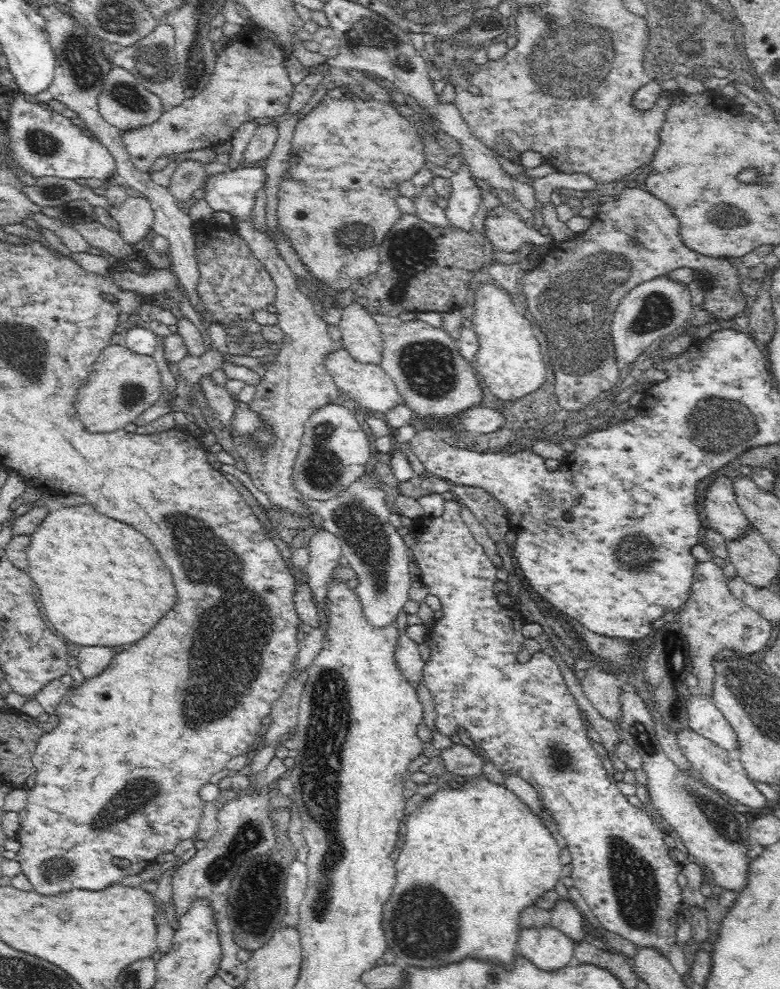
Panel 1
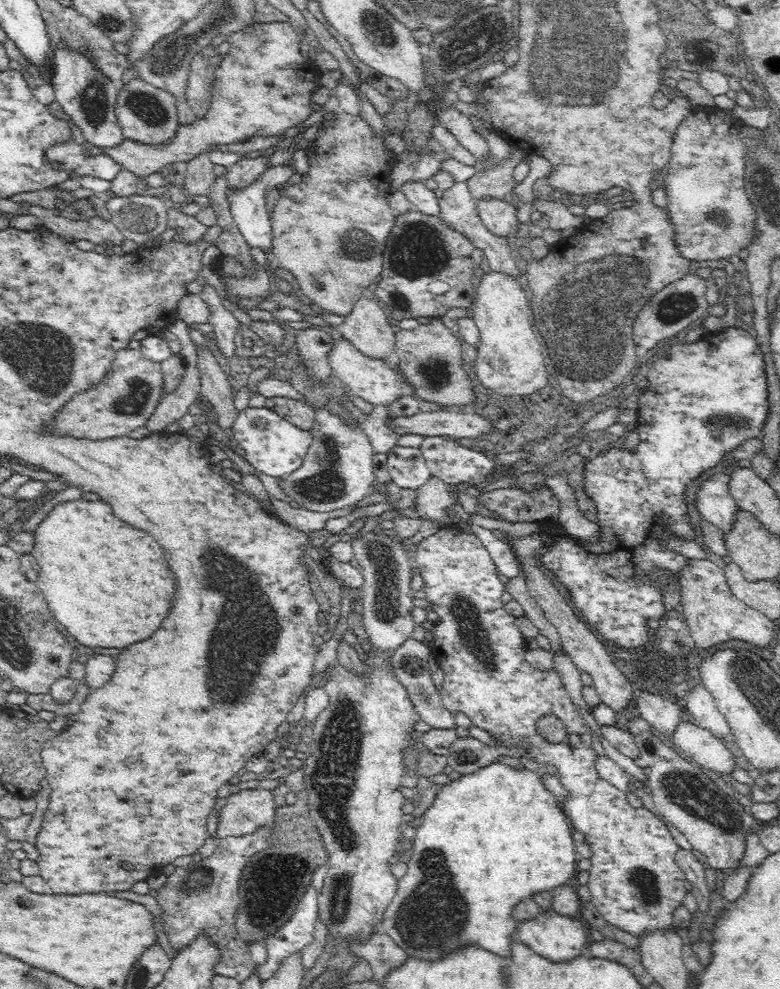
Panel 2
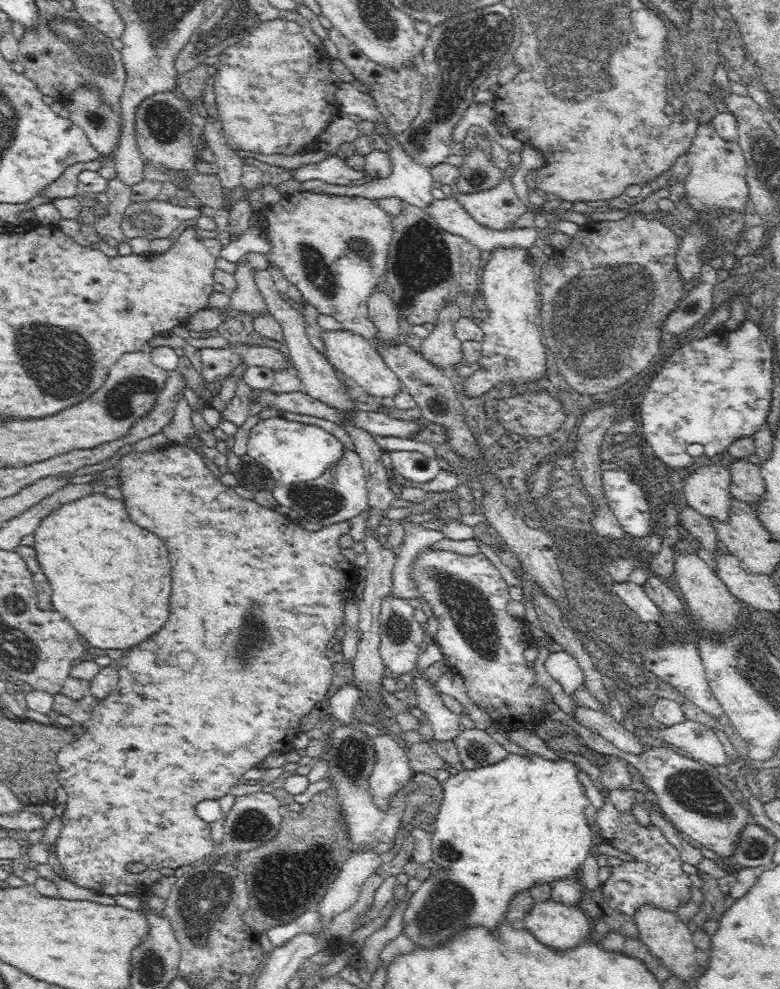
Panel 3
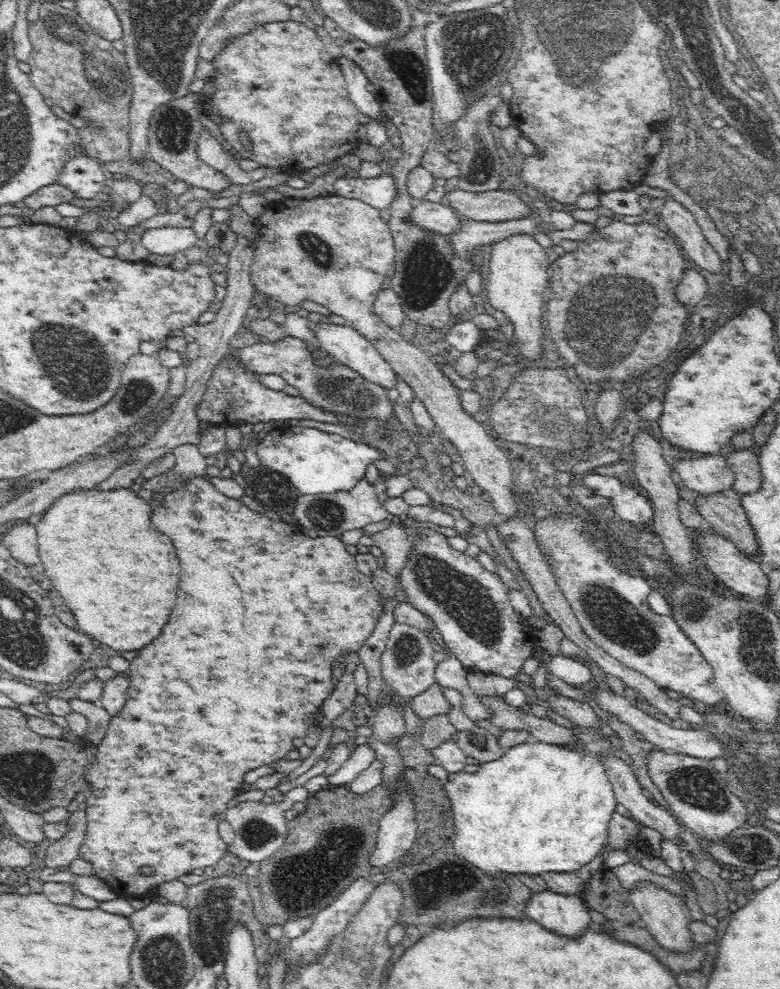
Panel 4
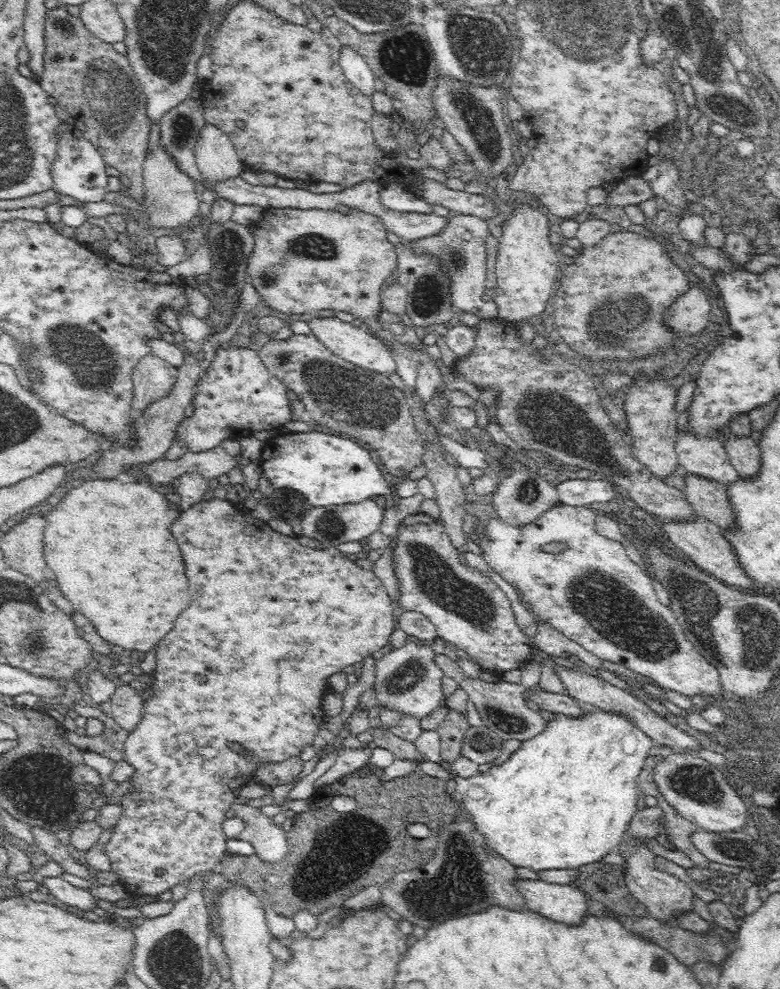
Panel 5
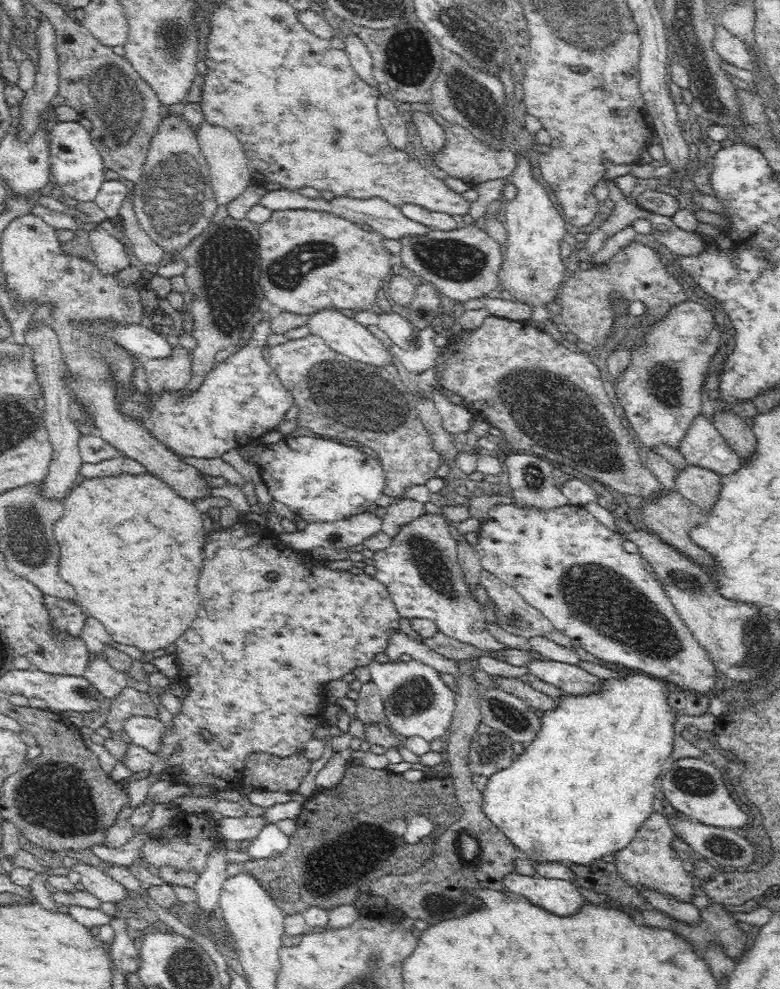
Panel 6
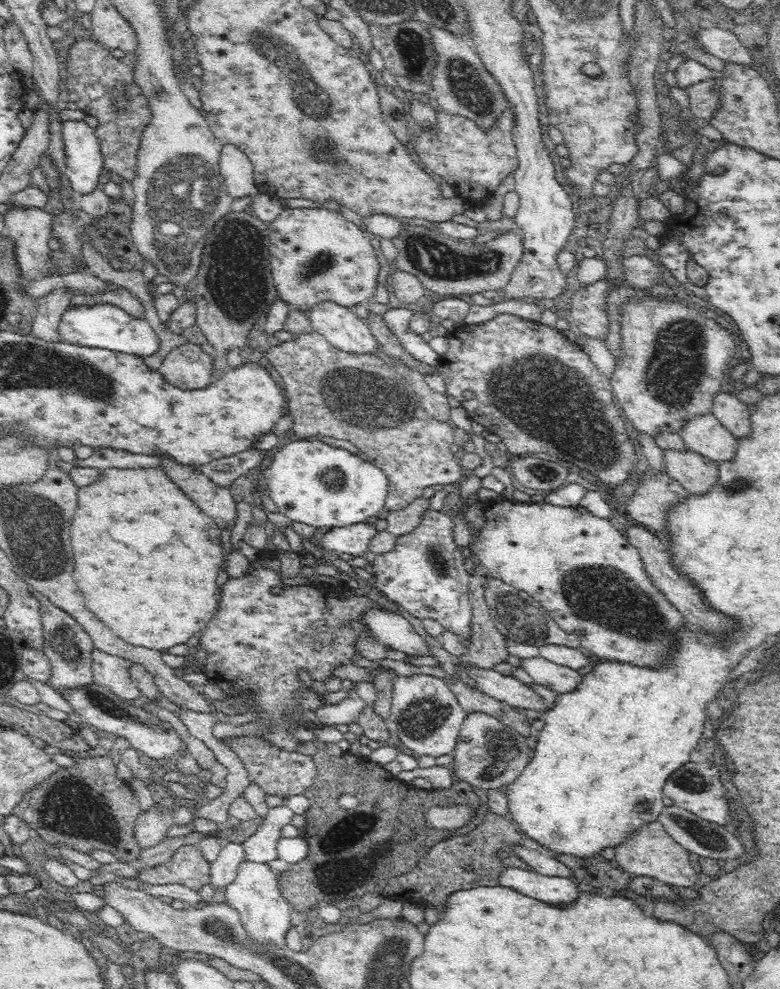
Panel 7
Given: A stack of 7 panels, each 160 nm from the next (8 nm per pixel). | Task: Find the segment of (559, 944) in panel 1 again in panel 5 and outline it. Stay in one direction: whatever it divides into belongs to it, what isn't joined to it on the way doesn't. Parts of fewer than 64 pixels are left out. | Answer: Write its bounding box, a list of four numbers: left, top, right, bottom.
[512,878,589,926]

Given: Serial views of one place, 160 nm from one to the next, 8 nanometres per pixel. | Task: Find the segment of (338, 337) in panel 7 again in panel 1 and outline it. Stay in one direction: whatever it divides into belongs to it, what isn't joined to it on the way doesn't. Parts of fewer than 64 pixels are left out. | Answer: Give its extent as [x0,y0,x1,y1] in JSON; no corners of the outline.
[325,347,403,417]

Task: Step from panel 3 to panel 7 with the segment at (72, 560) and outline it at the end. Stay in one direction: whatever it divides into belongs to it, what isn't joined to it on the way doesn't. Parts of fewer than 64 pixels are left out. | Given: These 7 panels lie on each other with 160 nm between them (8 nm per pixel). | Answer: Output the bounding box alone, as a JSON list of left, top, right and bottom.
[70,467,224,650]

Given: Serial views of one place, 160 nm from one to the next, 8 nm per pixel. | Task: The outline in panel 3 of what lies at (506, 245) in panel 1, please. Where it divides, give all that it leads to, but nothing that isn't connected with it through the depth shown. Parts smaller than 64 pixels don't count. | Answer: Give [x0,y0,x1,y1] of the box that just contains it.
[455,161,528,231]

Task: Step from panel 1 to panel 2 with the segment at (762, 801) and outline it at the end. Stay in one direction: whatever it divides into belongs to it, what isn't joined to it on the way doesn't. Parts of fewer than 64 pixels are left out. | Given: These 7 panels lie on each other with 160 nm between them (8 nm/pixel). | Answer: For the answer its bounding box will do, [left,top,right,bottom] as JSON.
[672,717,738,780]

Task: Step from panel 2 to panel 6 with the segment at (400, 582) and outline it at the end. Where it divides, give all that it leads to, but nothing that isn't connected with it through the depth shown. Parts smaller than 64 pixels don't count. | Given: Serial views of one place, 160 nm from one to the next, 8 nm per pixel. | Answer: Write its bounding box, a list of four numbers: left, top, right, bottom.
[367,660,458,743]

